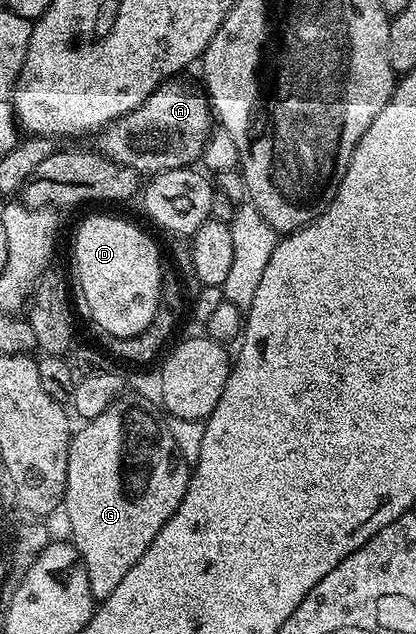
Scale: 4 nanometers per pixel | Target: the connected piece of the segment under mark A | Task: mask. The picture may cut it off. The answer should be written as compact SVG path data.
M180 81L161 82L157 90L150 92L150 96L146 96L146 100L138 104L138 108L108 123L99 131L100 139L97 140L95 149L119 166L130 168L140 176L160 174L164 170L183 170L199 163L204 157L208 136L214 129L214 115L207 93L199 85L191 86L188 82Z

